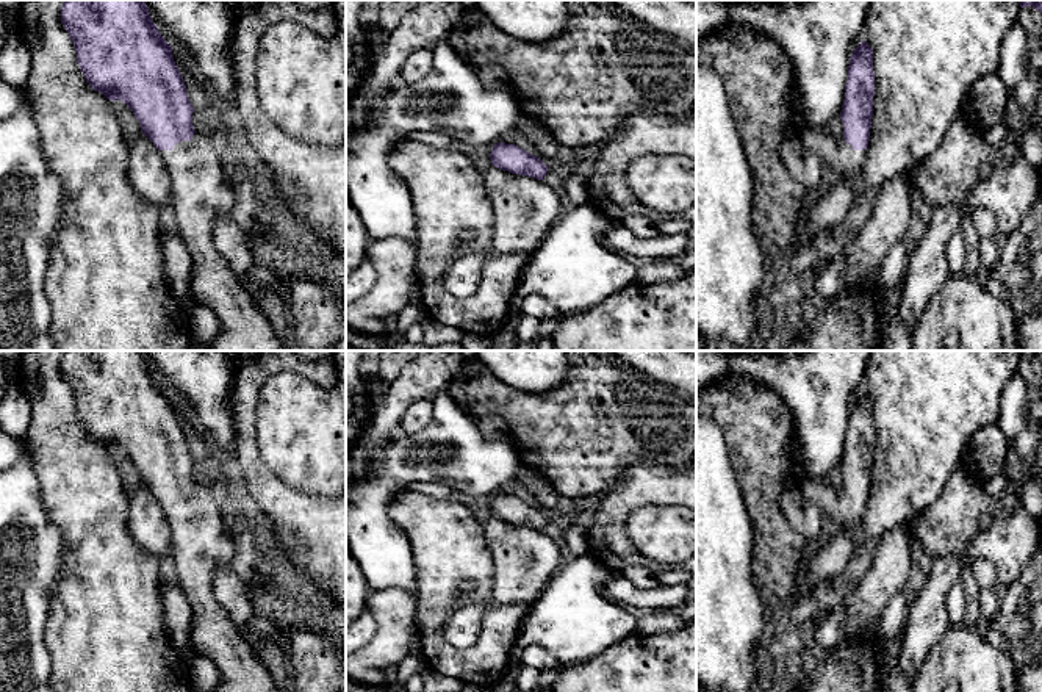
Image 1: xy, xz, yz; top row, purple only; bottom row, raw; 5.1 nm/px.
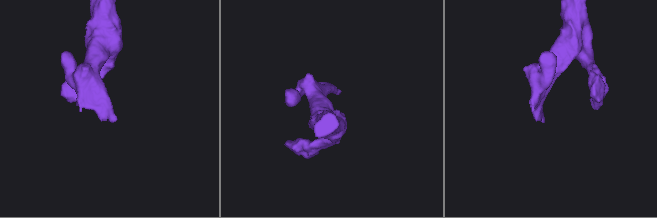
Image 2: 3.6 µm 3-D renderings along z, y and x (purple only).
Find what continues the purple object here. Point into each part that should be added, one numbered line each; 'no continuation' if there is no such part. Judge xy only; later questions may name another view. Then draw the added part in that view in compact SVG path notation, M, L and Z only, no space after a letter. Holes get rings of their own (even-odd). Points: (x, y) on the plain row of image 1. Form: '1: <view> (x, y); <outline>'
1: xy (201, 544); M196 482L191 492L160 504L172 532L178 587L192 611L192 654L211 659L219 672L213 692L280 692L249 640L214 598L216 570L238 564L238 559L210 485Z

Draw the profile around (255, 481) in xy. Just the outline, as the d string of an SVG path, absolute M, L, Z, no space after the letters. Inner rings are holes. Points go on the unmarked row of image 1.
M236 351L230 385L236 429L236 448L232 463L243 476L258 509L269 518L275 535L291 553L293 565L307 575L314 582L314 587L327 593L336 604L346 607L346 493L336 498L325 498L286 487L263 462L257 445L255 402L266 379L280 371L293 371L308 377L325 390L333 388L338 380L332 360L311 363L300 359L296 351Z

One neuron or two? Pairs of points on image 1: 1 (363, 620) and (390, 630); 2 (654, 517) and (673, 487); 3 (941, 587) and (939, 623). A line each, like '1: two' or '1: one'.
1: two
2: two
3: one

